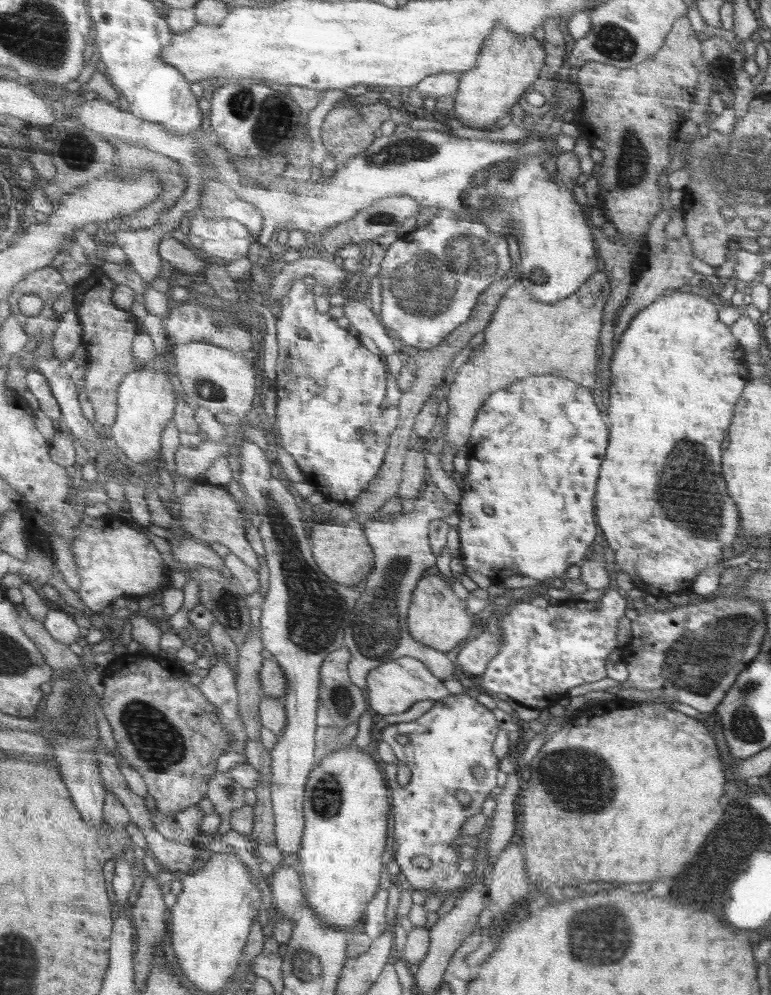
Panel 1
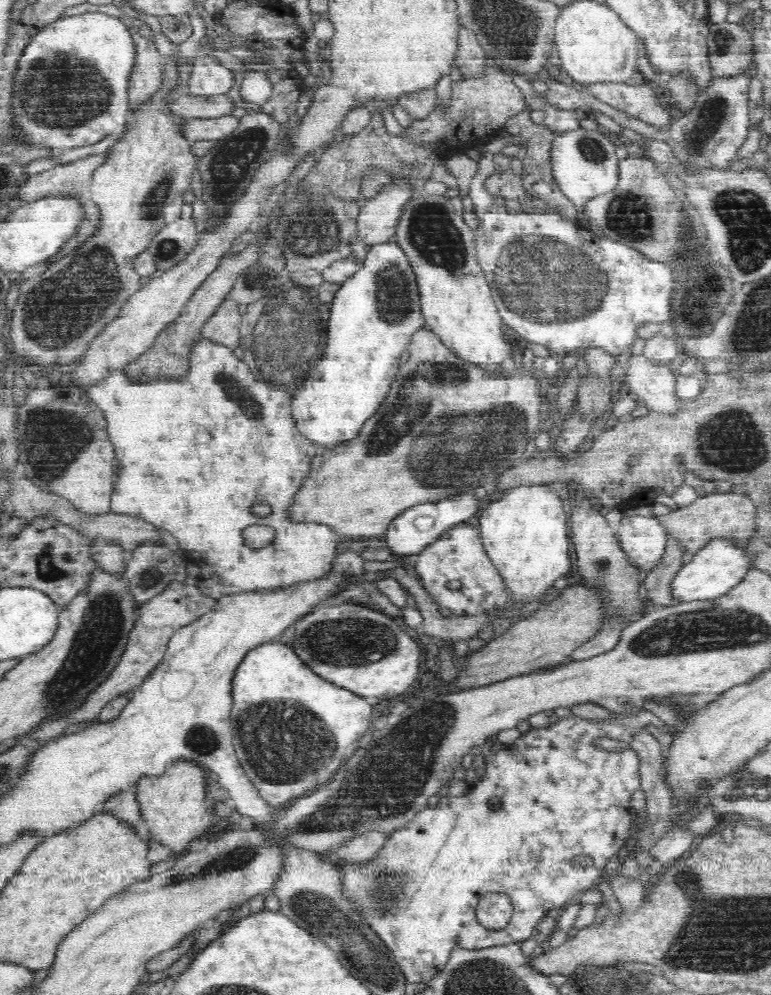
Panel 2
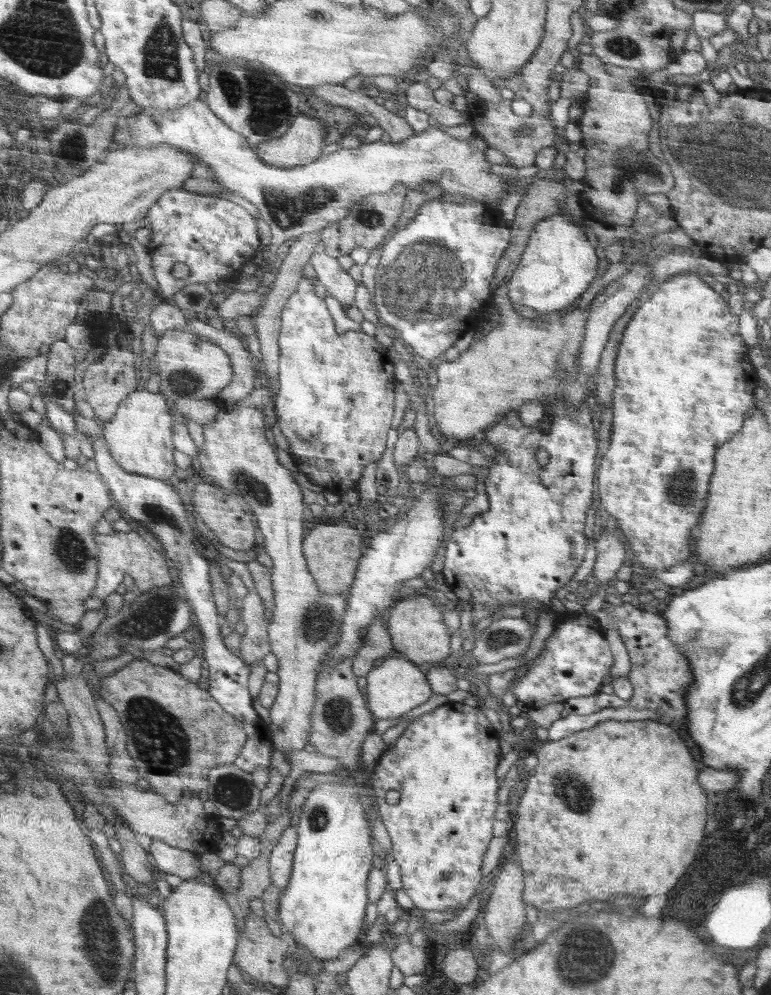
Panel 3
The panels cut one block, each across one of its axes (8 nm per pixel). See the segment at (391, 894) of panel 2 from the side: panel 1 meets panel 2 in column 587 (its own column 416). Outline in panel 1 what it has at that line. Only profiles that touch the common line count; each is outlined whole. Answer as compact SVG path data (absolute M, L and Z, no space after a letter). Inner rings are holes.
M468 690L461 694L450 694L447 697L438 699L433 707L425 714L414 721L408 723L397 723L387 726L381 732L381 741L390 744L394 751L394 756L398 762L404 762L410 768L411 778L407 785L401 786L397 779L397 764L386 763L384 774L387 775L388 784L392 792L392 820L394 820L394 842L396 843L396 859L401 873L406 875L406 880L412 889L426 890L431 893L446 895L456 890L468 888L470 880L468 873L460 872L458 865L461 862L458 856L458 848L452 844L452 840L460 834L462 824L482 812L482 804L486 796L496 788L496 772L498 772L498 758L492 752L492 744L498 732L498 722L492 716L490 709L484 708L474 700L474 695ZM398 736L406 736L410 742L408 745L400 744L396 741ZM480 766L486 770L486 775L482 779L476 779L472 775L472 768ZM456 792L466 792L466 797L470 804L460 804L454 794ZM414 856L426 856L432 861L429 868L419 868L412 864Z

